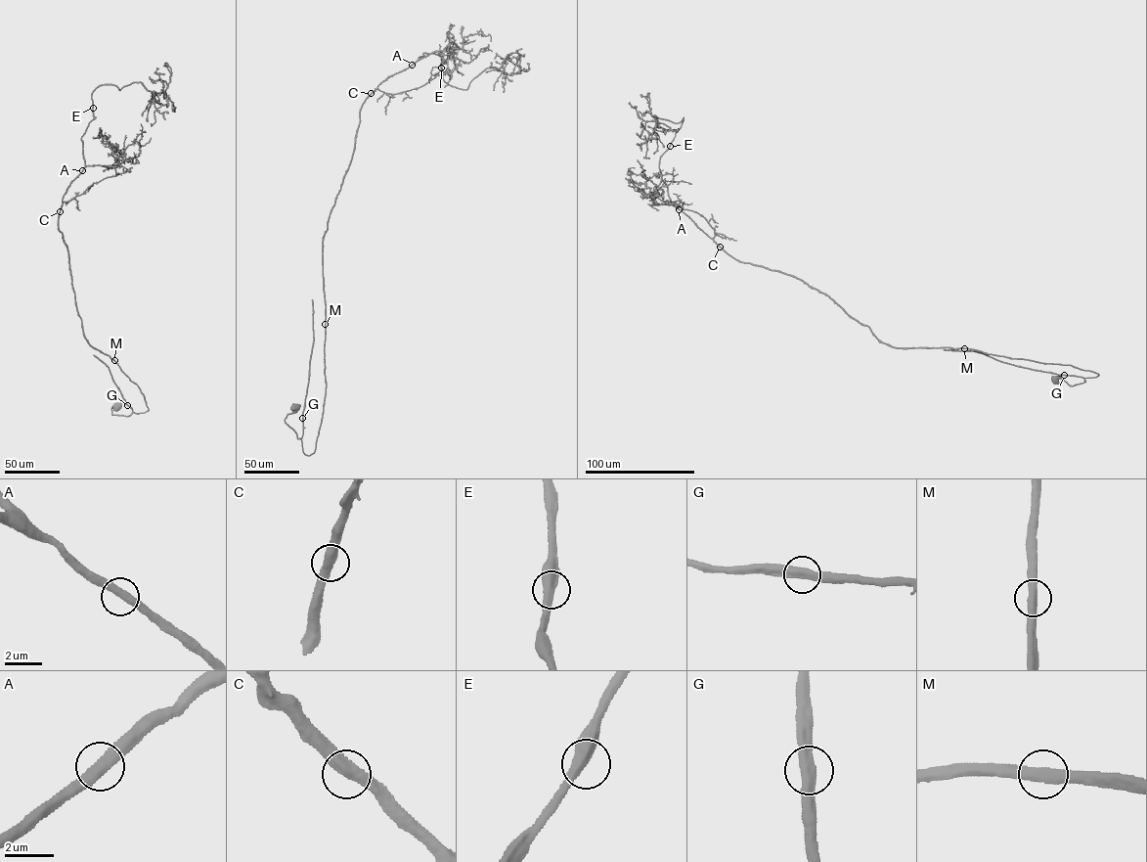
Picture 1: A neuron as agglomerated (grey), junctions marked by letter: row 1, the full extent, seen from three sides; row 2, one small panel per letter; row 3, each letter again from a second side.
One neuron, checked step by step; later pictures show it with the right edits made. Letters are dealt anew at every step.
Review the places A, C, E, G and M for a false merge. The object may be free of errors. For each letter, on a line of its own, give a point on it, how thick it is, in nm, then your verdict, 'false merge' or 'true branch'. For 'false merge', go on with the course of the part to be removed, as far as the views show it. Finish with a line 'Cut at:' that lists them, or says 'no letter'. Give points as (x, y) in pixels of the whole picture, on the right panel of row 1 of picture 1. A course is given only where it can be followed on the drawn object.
A: (679, 209) | 480 nm | true branch
C: (720, 247) | 480 nm | true branch
E: (670, 146) | 500 nm | true branch
G: (1064, 375) | 460 nm | true branch
M: (964, 348) | 480 nm | true branch
Cut at: no letter

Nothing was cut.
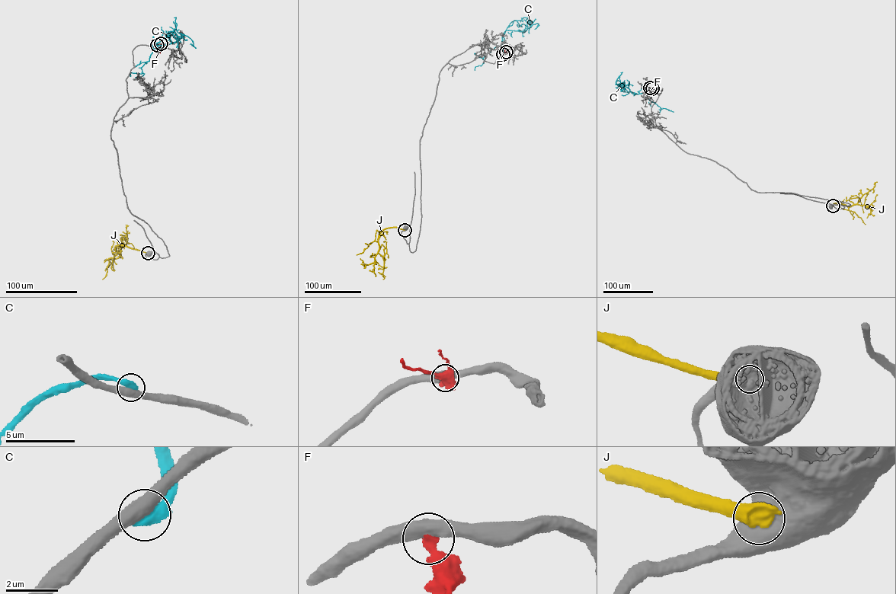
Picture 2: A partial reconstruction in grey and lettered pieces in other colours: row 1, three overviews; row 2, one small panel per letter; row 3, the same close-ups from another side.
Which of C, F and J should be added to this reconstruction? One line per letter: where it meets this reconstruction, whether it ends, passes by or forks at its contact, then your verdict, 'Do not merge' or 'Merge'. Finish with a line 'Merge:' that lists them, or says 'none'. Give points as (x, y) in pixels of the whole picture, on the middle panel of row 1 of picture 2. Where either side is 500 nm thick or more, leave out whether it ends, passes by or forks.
C: Touches grey at (503, 54). Do not merge
F: Touches grey at (506, 52). Do not merge
J: Touches grey at (404, 230). Do not merge
Merge: none

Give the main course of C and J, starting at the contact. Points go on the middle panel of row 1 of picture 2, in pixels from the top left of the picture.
C: (503, 54), (502, 36), (510, 23), (528, 17), (523, 30)
J: (404, 230), (388, 228), (380, 233), (378, 252), (384, 263), (382, 279)

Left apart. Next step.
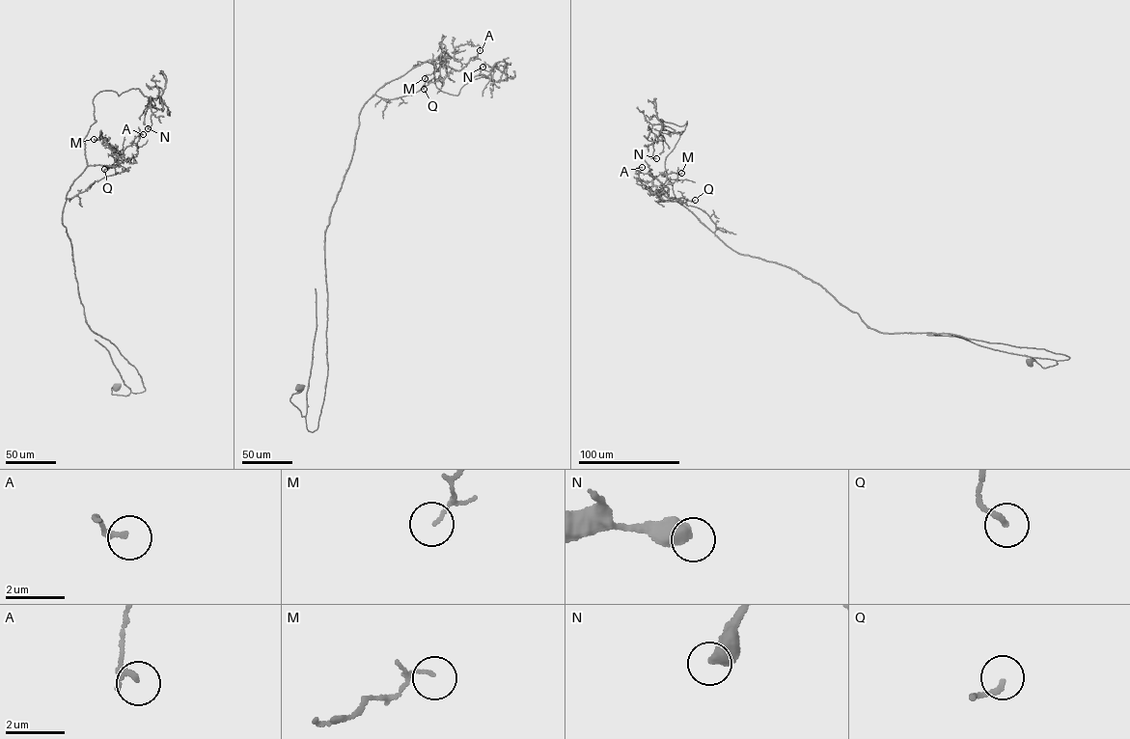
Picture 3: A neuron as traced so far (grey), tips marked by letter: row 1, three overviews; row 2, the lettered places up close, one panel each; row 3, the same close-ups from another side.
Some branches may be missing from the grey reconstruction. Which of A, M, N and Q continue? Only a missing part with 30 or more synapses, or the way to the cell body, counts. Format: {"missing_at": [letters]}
{"missing_at": []}

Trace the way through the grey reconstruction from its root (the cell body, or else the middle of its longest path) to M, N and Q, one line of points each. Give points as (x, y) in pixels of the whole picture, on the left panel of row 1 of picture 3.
M: (117, 387), (112, 394), (145, 390), (87, 323), (62, 222), (87, 166), (121, 160), (109, 138), (94, 139)
N: (117, 387), (112, 394), (145, 390), (87, 323), (62, 215), (87, 165), (96, 95), (138, 89), (148, 128)
Q: (117, 387), (112, 394), (145, 390), (87, 323), (62, 219), (75, 179), (104, 169)

